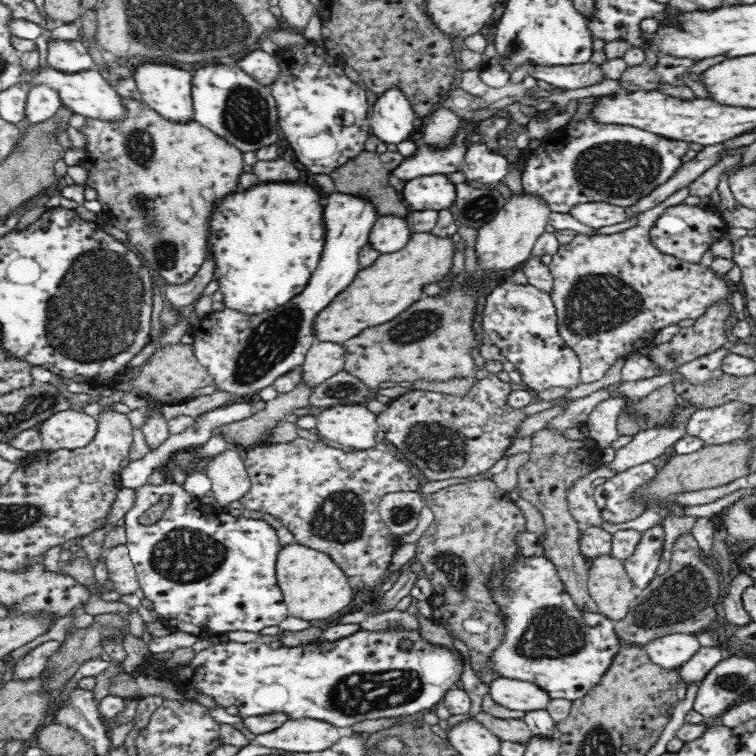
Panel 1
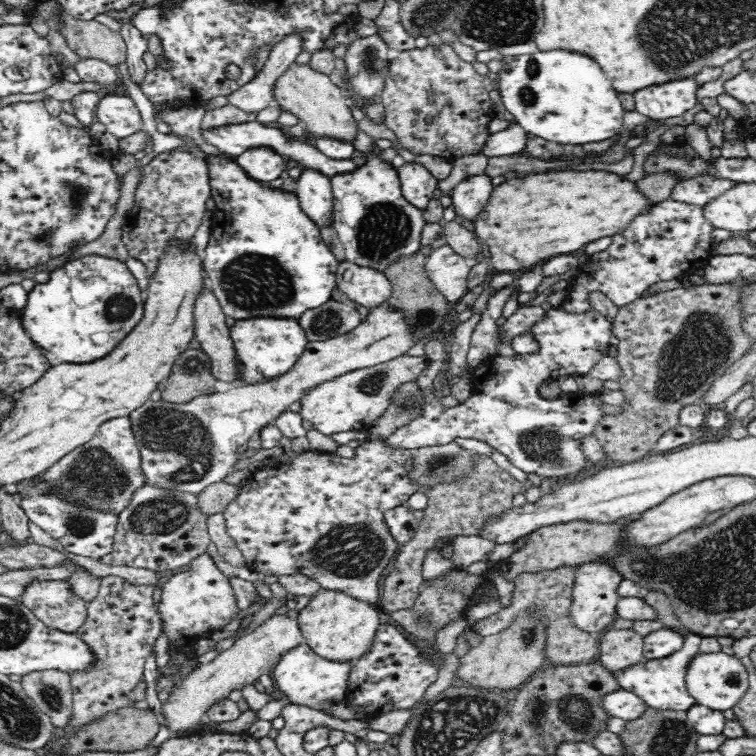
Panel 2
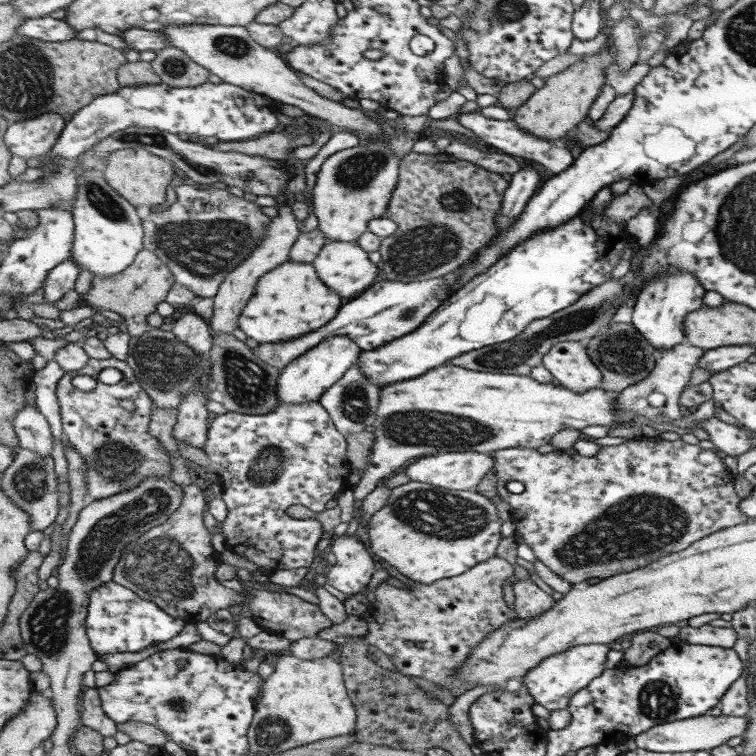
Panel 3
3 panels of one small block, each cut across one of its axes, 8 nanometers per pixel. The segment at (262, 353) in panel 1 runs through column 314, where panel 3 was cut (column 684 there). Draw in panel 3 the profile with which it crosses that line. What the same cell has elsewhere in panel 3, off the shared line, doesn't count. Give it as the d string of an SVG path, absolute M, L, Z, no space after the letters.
M675 270L675 274L669 274L667 278L659 277L647 281L636 296L630 324L646 339L646 342L656 348L657 354L662 350L679 346L685 343L683 320L689 313L694 313L703 306L704 293L699 282L689 272L683 270Z

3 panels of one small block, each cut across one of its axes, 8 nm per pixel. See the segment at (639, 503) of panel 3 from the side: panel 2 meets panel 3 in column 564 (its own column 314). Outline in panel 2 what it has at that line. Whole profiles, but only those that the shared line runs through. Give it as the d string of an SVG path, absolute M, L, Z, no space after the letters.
M383 438L378 440L369 439L355 448L355 454L352 458L340 457L335 452L318 453L309 450L299 454L288 464L276 463L272 468L256 470L256 472L253 472L251 476L241 484L238 498L236 498L232 504L228 504L226 510L223 512L224 518L226 519L228 535L236 542L240 551L242 551L244 558L246 558L246 564L258 572L261 577L265 575L280 576L300 572L310 578L316 579L325 589L344 592L360 602L367 602L368 604L379 607L382 591L380 582L382 572L384 572L386 564L390 562L390 558L394 556L394 552L397 552L399 549L399 545L392 539L389 533L383 512L400 506L404 501L408 501L412 494L418 492L418 486L412 484L408 478L405 477L405 471L407 470L406 464L408 464L410 457L411 451L388 448L383 444Z

